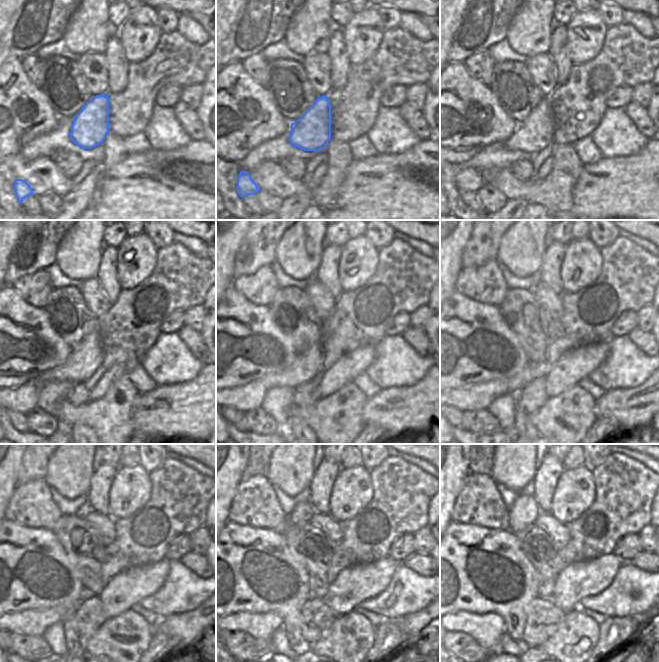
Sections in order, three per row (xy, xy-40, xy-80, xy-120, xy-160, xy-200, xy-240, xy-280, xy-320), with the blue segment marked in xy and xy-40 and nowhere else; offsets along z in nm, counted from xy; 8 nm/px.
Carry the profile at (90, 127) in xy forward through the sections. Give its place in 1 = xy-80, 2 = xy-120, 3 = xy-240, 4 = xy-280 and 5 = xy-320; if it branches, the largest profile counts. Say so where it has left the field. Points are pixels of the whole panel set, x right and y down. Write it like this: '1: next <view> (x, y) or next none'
1: next xy-80 (535, 133)
2: next xy-120 (87, 357)
3: next xy-240 (32, 623)
4: next xy-280 (261, 626)
5: next xy-320 (487, 629)

